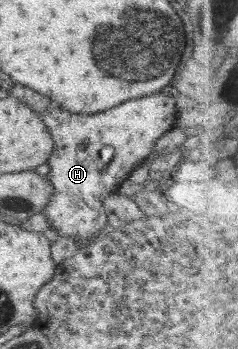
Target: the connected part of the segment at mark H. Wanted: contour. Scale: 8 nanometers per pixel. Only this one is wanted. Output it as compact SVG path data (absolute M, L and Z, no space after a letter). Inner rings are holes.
M163 92L127 100L118 106L93 115L58 110L54 104L51 104L41 114L41 119L49 128L55 142L52 154L47 160L50 164L50 172L45 176L52 186L53 195L43 208L42 213L49 218L50 229L58 230L62 237L75 239L76 236L80 236L82 240L86 236L96 236L108 224L106 213L104 213L104 198L117 192L118 185L128 179L131 171L136 169L141 160L145 160L148 154L153 151L152 147L156 140L177 124L190 123L181 110L181 103L175 101L172 95L166 95ZM106 146L114 148L114 156L110 162L105 164L100 157L100 150Z

